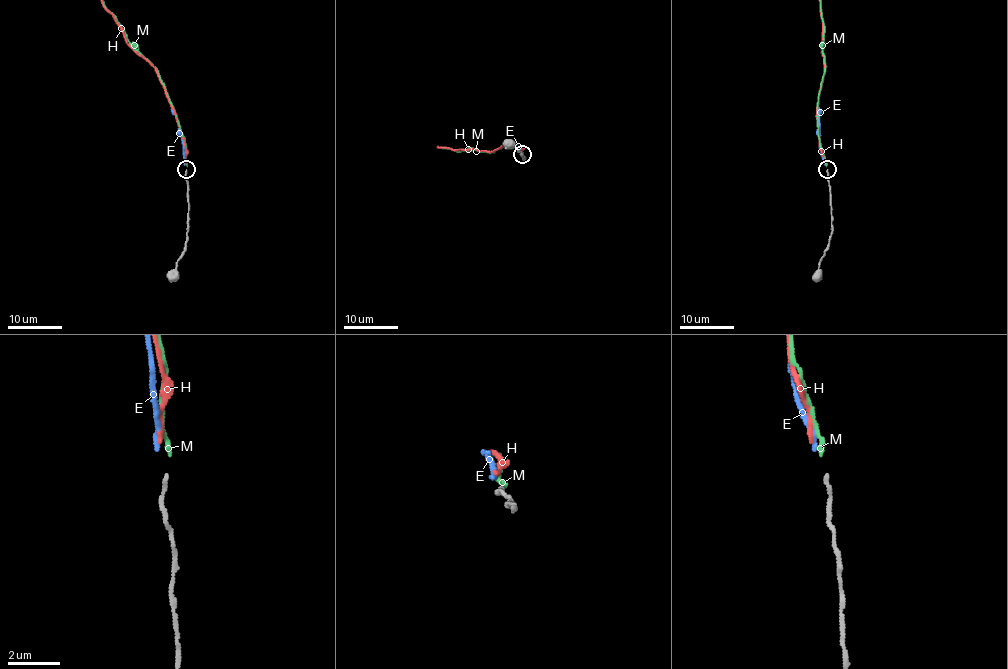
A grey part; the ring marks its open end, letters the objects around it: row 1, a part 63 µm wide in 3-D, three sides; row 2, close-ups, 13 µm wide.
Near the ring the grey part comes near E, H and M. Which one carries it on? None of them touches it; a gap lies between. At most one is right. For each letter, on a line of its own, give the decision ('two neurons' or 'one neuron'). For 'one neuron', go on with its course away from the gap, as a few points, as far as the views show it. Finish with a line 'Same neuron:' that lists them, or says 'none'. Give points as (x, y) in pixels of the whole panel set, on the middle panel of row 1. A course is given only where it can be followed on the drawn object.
E: two neurons
H: two neurons
M: one neuron
Same neuron: M

